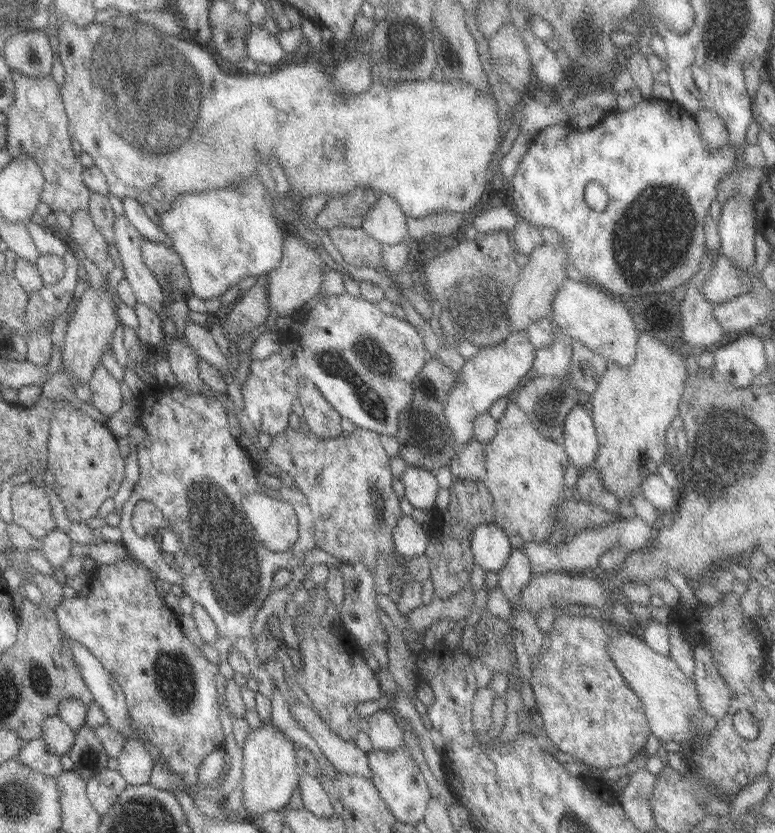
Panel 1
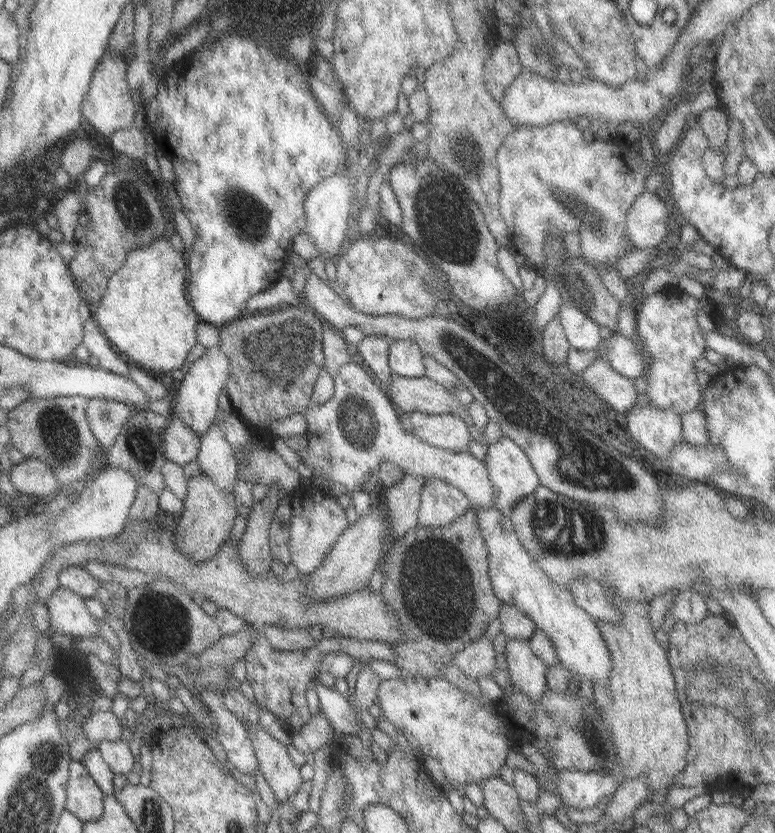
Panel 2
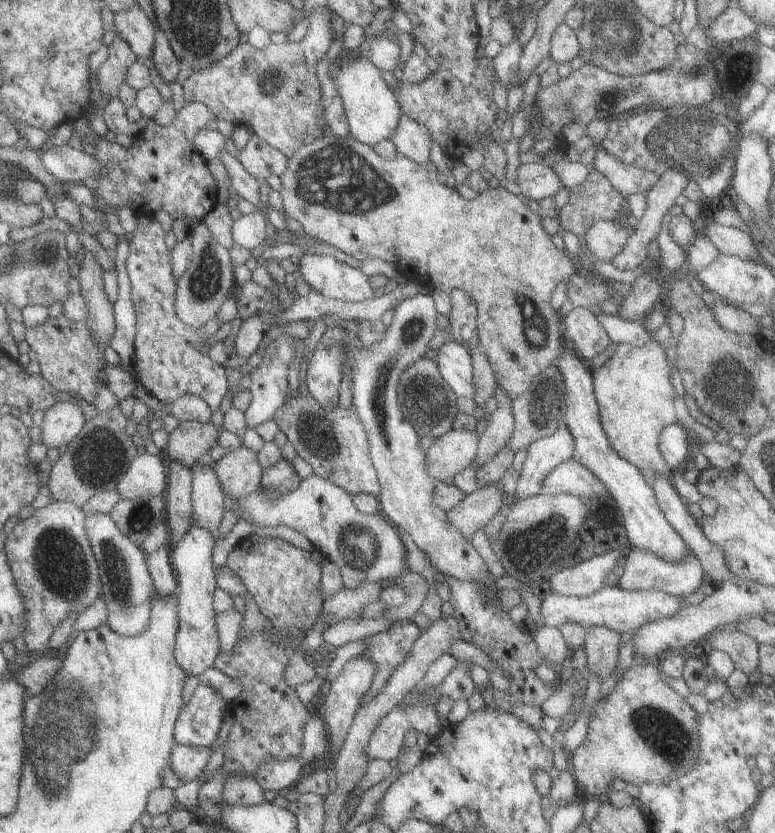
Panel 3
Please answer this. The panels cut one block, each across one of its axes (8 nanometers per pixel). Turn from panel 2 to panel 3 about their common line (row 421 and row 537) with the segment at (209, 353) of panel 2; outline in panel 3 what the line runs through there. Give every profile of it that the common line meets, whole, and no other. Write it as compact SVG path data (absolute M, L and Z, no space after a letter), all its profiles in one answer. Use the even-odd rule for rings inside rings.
M192 525L190 532L180 538L180 542L171 550L171 562L176 570L176 610L178 611L178 632L175 638L174 656L178 666L186 674L198 676L213 666L219 654L220 642L216 628L216 615L213 608L213 594L218 588L212 555L216 538L204 530Z

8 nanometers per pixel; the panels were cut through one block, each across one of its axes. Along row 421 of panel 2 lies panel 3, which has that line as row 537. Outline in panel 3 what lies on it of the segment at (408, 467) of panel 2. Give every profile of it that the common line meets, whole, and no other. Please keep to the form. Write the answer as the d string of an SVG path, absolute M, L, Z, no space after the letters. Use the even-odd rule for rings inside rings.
M314 474L301 480L294 491L281 493L277 489L260 486L259 490L233 501L231 511L238 520L253 523L259 530L286 526L304 535L325 559L340 568L346 587L354 588L365 581L392 583L408 568L407 550L396 528L379 513L368 515L359 512L354 507L352 495Z

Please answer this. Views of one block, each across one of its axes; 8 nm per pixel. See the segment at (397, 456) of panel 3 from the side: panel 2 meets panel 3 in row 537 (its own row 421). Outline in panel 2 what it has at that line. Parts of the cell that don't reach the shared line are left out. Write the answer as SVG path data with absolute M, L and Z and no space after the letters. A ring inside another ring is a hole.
M411 412L405 415L412 423L412 434L428 444L453 453L468 451L472 434L468 426L456 416L428 415Z

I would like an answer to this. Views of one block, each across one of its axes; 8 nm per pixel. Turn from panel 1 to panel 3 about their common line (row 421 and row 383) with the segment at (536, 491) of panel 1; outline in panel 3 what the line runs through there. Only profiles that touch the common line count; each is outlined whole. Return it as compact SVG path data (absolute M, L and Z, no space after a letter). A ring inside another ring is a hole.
M332 132L325 133L316 138L314 142L298 148L289 158L286 171L280 176L280 180L282 181L280 194L284 201L284 212L290 218L300 222L303 234L310 235L311 238L317 238L319 241L358 259L358 261L382 259L387 264L392 262L404 274L406 279L414 279L420 286L424 285L430 291L437 289L448 294L453 289L459 289L466 292L477 305L476 331L479 339L478 346L485 352L498 386L508 394L511 400L528 391L529 385L536 374L543 372L553 363L557 363L566 344L561 337L561 329L559 328L560 316L558 316L556 310L551 308L549 301L556 286L560 282L568 281L578 272L580 261L571 255L566 256L564 249L558 250L554 246L551 236L541 226L542 213L532 211L522 202L522 198L516 196L515 191L511 191L506 183L498 188L488 189L486 187L480 191L480 194L474 200L466 200L456 189L448 188L445 184L437 181L437 169L430 160L426 164L416 164L416 162L400 154L396 158L385 159L380 154L376 154L373 147L354 140L350 135L339 137Z

